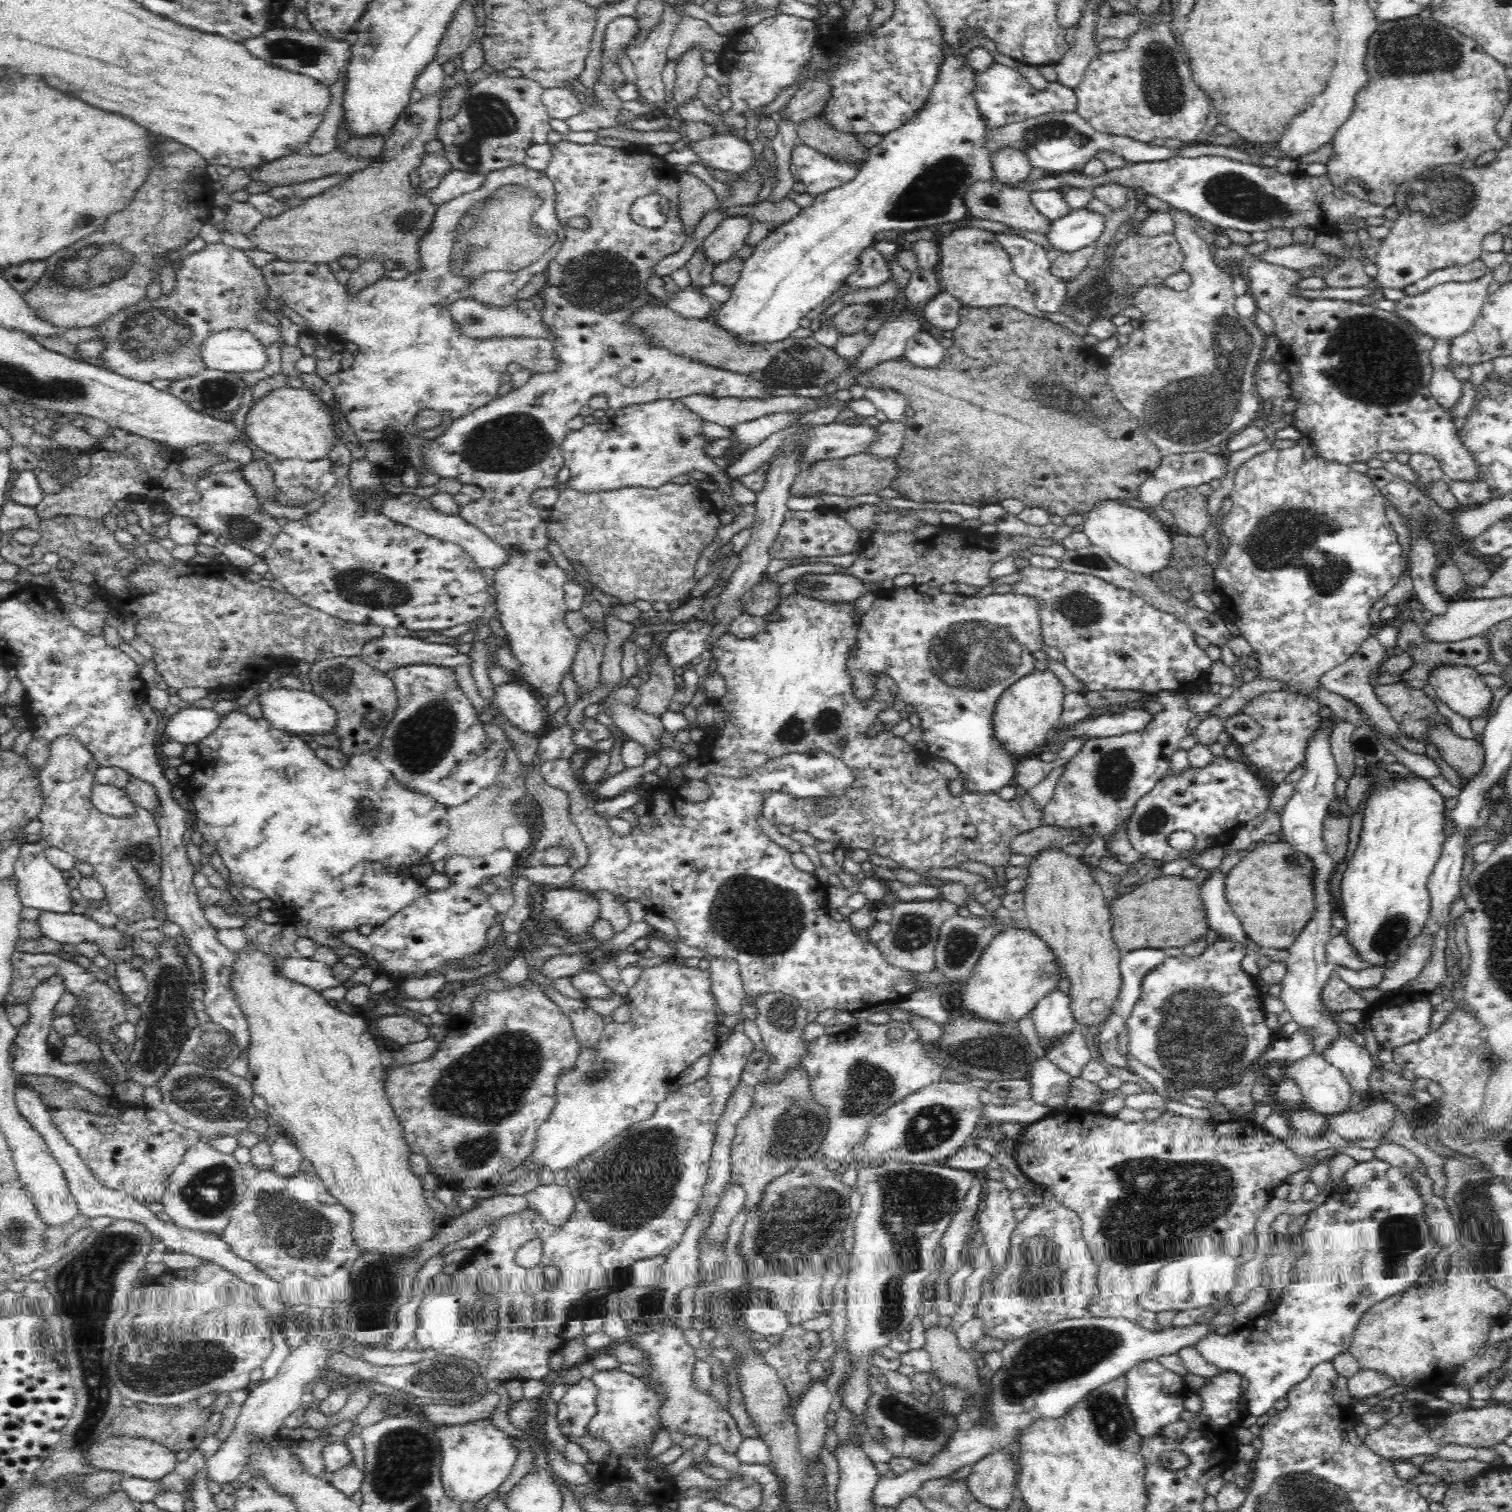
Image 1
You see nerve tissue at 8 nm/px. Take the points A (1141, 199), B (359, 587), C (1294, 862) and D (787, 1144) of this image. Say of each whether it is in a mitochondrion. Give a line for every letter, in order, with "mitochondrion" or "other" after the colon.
A: other
B: mitochondrion
C: mitochondrion
D: mitochondrion

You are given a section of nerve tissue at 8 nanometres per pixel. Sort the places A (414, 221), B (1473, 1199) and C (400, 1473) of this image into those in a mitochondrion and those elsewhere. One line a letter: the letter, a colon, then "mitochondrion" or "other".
A: mitochondrion
B: mitochondrion
C: mitochondrion

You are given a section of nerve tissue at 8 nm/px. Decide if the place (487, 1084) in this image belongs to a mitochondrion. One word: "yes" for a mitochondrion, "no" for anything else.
yes

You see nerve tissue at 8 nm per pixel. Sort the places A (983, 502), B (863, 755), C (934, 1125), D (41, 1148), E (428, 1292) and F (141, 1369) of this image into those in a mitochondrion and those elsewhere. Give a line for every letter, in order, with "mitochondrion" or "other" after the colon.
A: other
B: other
C: mitochondrion
D: other
E: other
F: mitochondrion

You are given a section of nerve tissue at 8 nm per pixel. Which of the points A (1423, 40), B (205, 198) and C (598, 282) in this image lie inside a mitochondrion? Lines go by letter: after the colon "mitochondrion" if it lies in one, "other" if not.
A: mitochondrion
B: other
C: mitochondrion

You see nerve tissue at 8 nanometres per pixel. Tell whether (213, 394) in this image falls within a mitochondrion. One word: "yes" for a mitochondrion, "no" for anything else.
yes

